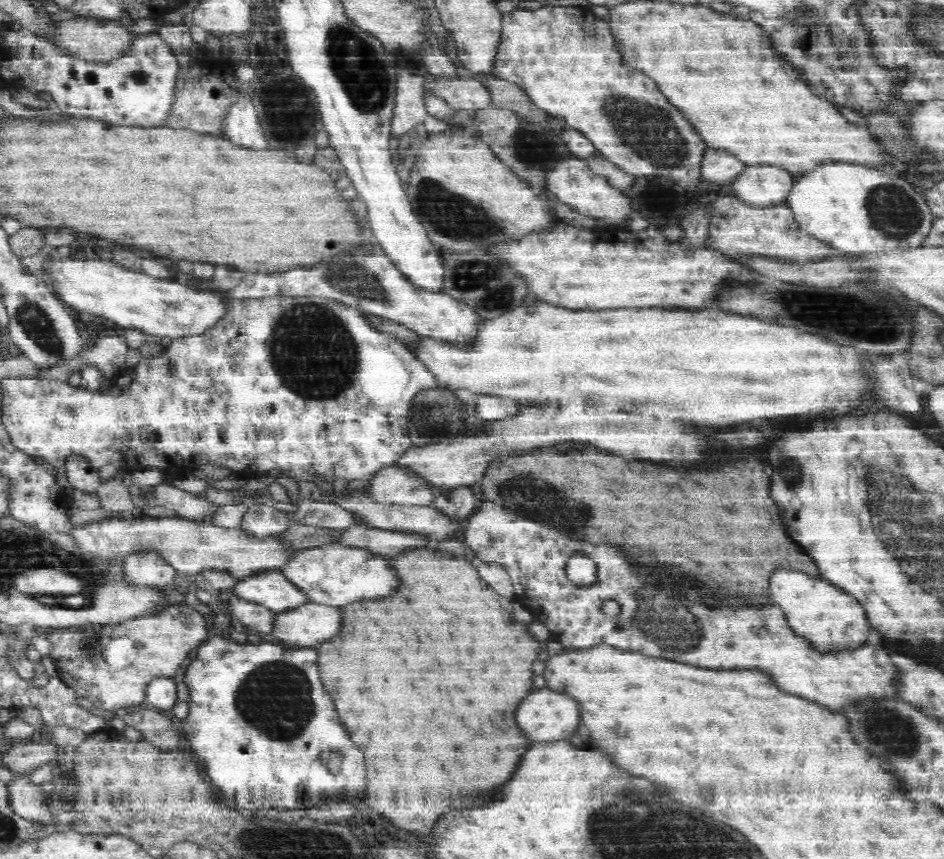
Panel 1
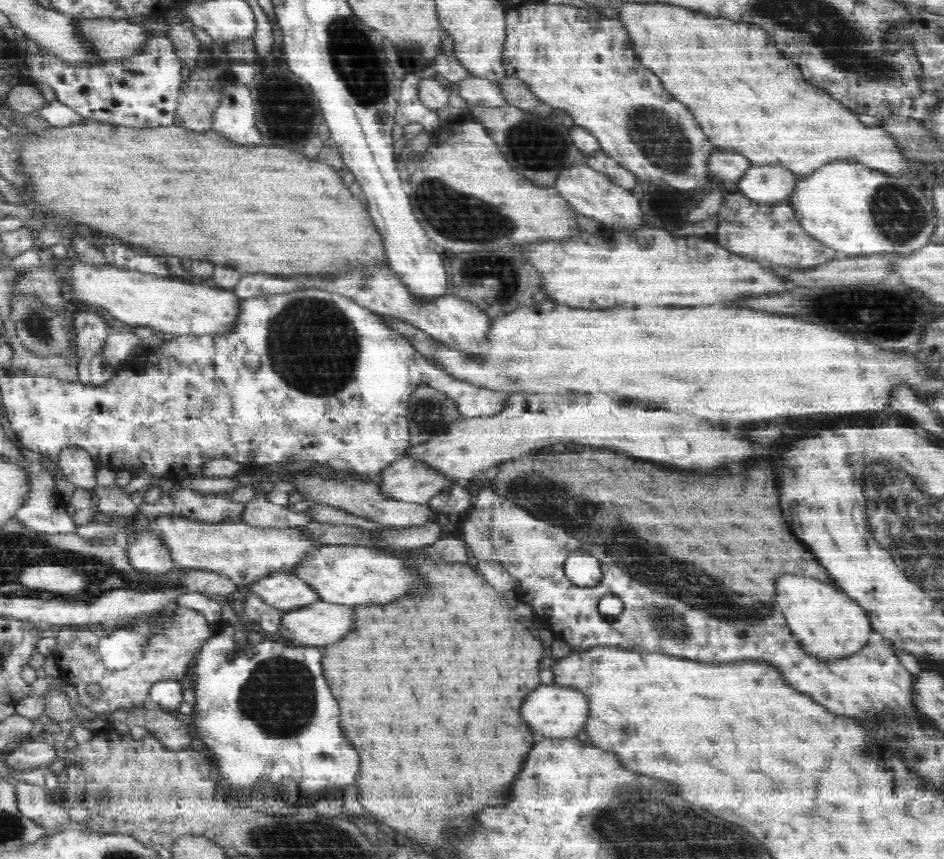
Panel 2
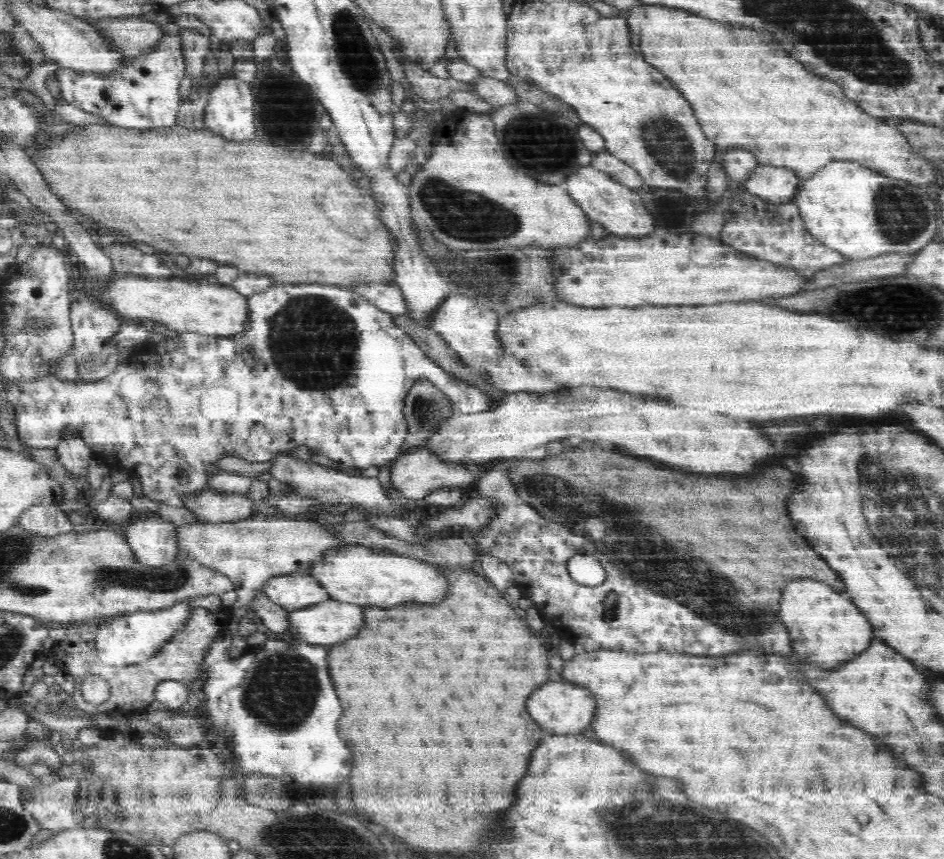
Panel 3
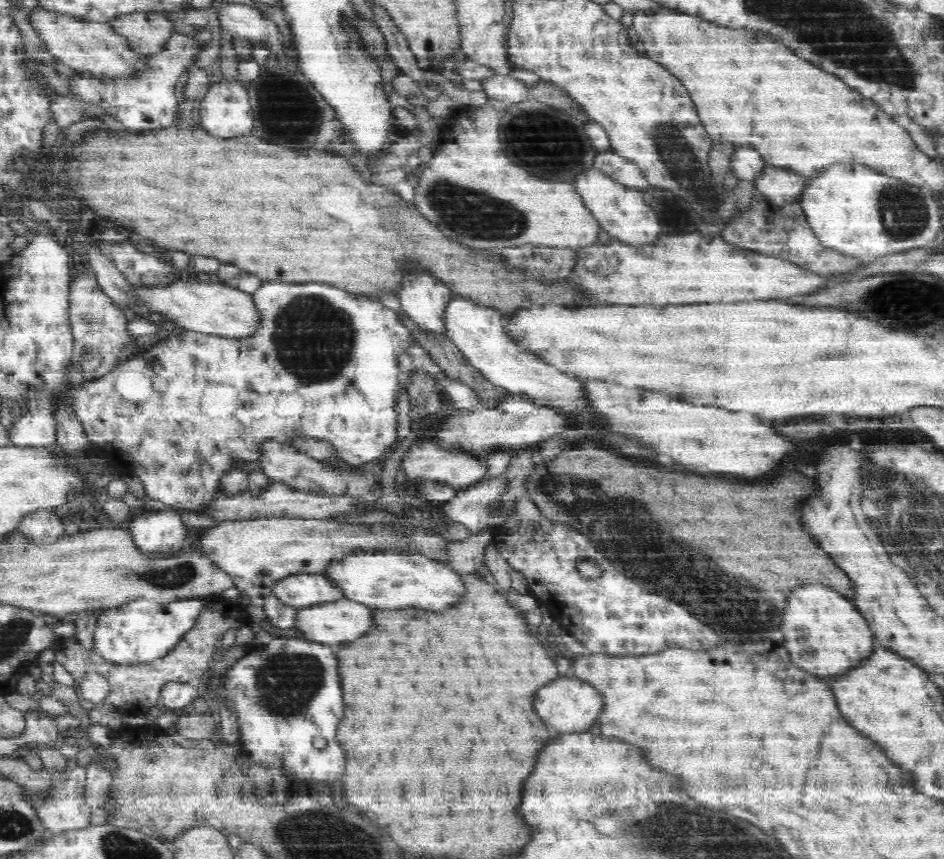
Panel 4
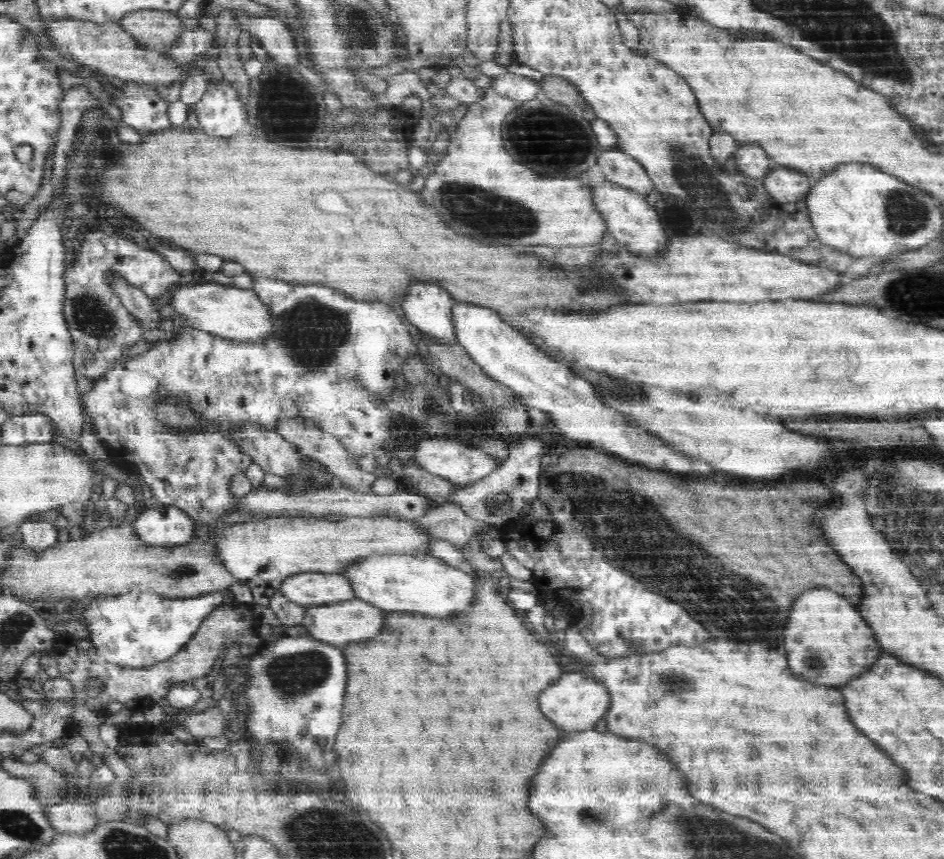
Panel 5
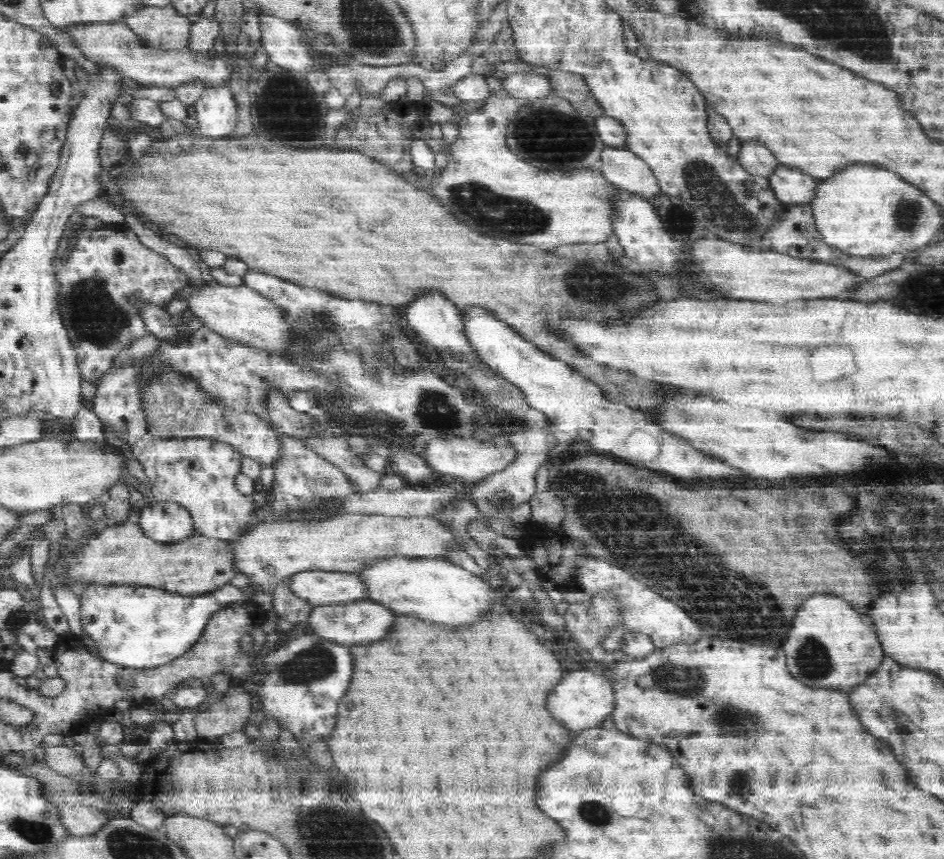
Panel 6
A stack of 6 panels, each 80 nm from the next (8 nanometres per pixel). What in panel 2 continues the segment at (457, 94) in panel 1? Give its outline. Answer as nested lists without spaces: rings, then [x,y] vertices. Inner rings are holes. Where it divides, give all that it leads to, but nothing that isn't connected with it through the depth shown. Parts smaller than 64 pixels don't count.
[[[474,75],[459,83],[456,92],[473,106],[503,107],[508,104],[498,81]]]

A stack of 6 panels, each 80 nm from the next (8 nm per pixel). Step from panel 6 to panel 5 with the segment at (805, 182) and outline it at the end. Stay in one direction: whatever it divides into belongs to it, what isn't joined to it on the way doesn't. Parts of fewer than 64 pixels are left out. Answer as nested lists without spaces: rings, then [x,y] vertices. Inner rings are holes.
[[[782,166],[772,169],[763,181],[773,200],[778,203],[804,201],[814,185],[814,180],[807,174]]]

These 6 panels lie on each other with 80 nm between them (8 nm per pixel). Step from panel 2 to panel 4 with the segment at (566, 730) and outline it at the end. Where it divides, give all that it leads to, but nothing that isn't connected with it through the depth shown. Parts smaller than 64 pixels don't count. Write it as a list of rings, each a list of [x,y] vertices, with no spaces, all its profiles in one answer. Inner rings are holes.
[[[562,676],[562,678],[550,682],[550,686],[544,686],[542,690],[538,690],[534,708],[540,714],[540,718],[546,724],[550,724],[552,728],[556,728],[558,732],[562,732],[562,734],[581,733],[588,730],[594,722],[598,722],[600,712],[605,706],[605,698],[596,688],[576,676]]]

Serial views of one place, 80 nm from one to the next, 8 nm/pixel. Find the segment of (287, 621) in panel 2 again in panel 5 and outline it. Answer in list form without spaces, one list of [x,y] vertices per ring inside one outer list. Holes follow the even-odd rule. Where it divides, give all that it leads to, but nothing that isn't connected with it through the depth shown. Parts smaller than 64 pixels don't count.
[[[354,599],[344,602],[337,602],[334,605],[320,605],[310,607],[304,615],[301,624],[312,635],[322,642],[328,644],[350,644],[350,642],[362,642],[376,638],[386,622],[386,612],[382,608],[372,606],[370,602],[362,599]]]

